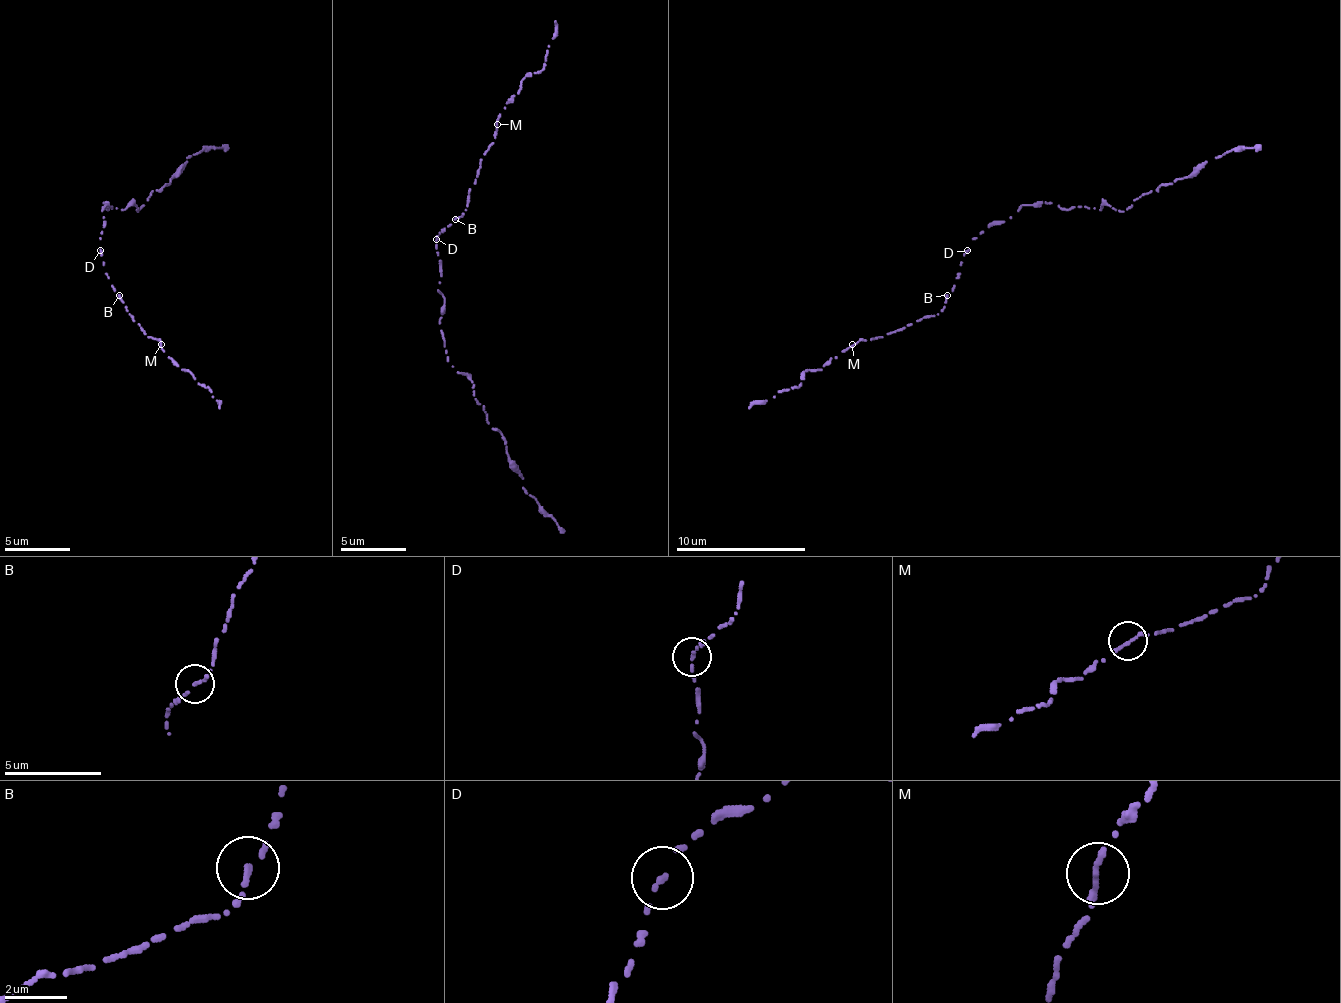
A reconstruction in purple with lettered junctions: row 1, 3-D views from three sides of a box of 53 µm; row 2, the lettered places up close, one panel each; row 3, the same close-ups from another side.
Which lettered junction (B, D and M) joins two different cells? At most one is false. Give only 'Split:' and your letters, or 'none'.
Split: none

